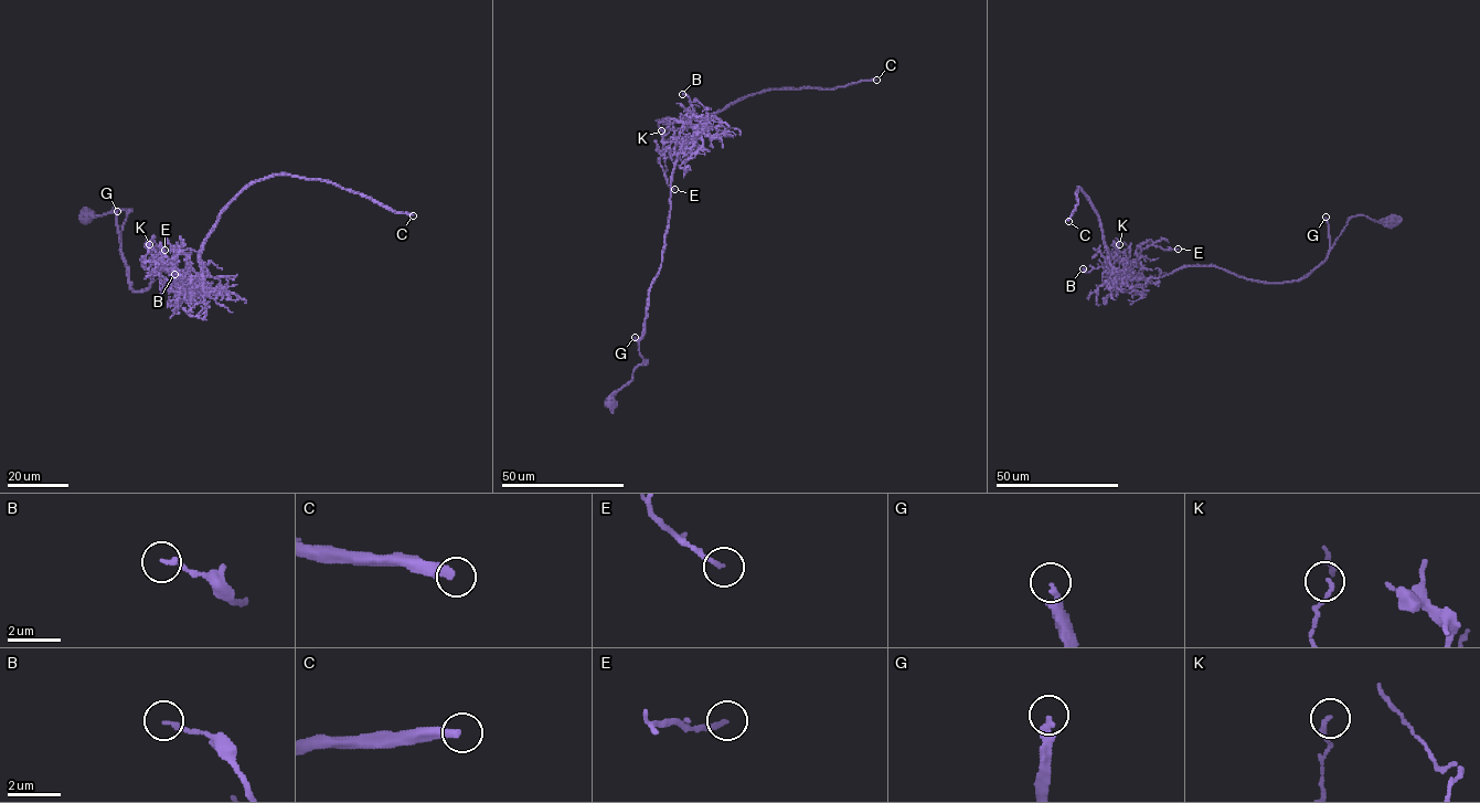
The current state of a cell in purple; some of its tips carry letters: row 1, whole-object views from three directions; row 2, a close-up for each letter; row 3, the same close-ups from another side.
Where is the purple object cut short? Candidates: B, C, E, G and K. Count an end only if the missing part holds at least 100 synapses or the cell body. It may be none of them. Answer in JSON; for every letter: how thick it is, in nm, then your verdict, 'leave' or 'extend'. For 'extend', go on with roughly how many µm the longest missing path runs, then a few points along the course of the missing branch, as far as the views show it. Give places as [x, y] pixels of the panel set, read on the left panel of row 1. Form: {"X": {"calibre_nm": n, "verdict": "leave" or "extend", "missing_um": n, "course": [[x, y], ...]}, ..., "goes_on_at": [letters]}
{"B": {"calibre_nm": 150, "verdict": "leave"}, "C": {"calibre_nm": 320, "verdict": "extend", "missing_um": 80}, "E": {"calibre_nm": 180, "verdict": "leave"}, "G": {"calibre_nm": 280, "verdict": "extend", "missing_um": 30, "course": [[117, 211], [118, 181], [129, 166], [129, 157], [145, 150], [152, 158]]}, "K": {"calibre_nm": 140, "verdict": "leave"}, "goes_on_at": ["C", "G"]}

